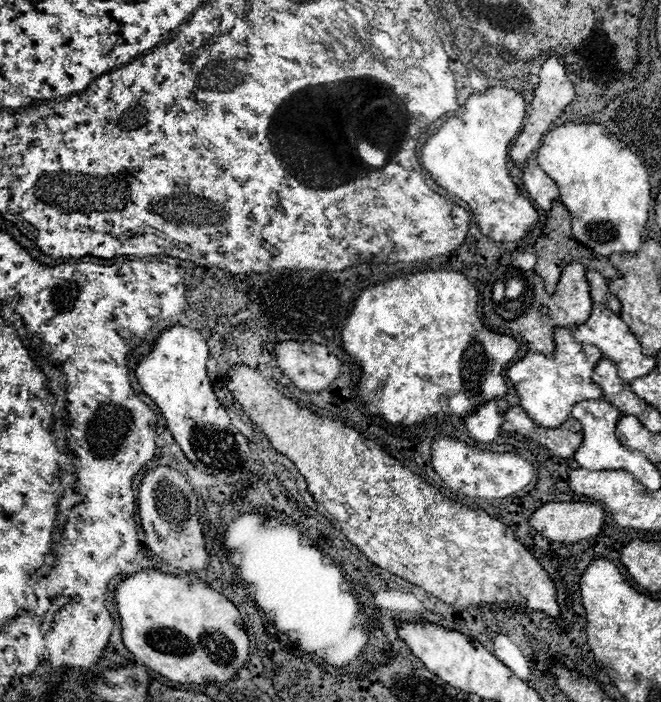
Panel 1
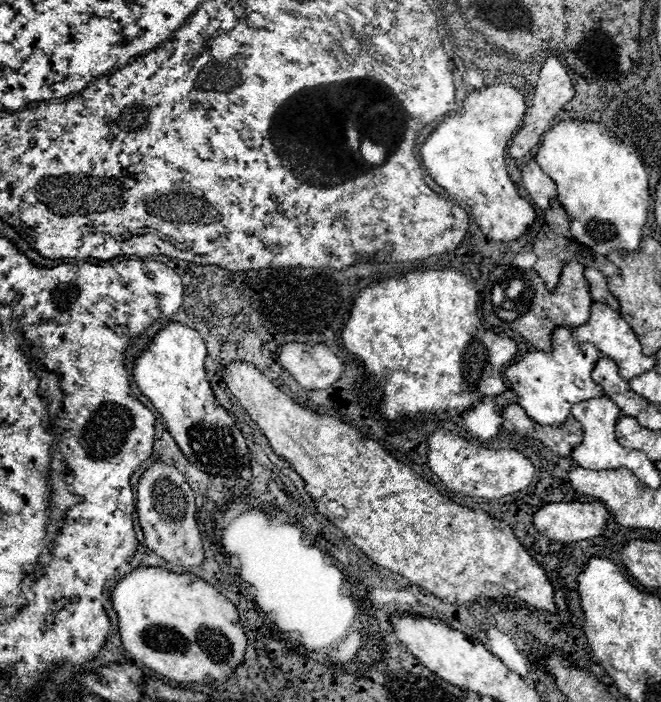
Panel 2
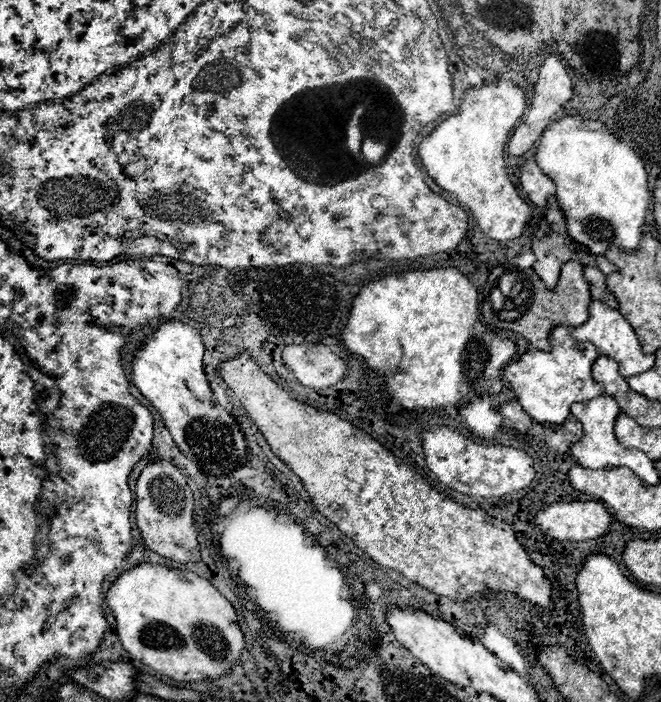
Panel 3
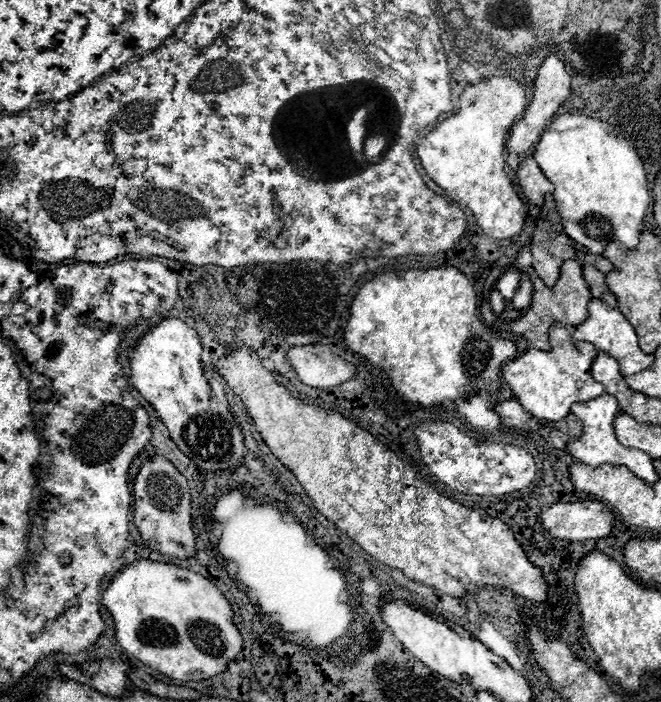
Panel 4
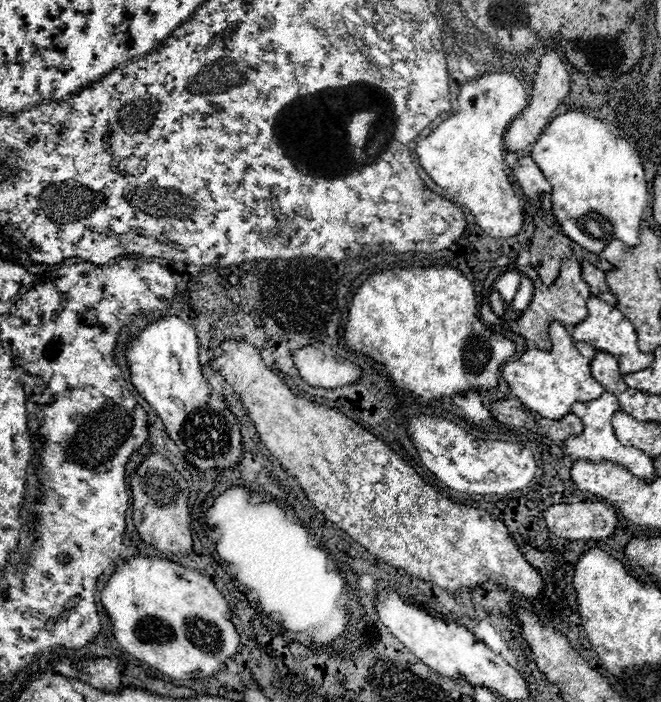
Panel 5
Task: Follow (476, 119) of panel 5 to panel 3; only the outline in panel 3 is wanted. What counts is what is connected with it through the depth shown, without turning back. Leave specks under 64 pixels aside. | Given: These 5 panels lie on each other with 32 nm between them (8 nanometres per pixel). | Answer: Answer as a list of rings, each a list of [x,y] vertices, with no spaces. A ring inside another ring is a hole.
[[[492,80],[482,86],[472,86],[460,100],[458,114],[446,118],[420,144],[418,156],[428,176],[444,188],[452,200],[466,204],[476,218],[476,224],[492,240],[518,238],[530,220],[530,206],[520,198],[510,182],[504,150],[516,124],[526,110],[524,90],[510,80]]]

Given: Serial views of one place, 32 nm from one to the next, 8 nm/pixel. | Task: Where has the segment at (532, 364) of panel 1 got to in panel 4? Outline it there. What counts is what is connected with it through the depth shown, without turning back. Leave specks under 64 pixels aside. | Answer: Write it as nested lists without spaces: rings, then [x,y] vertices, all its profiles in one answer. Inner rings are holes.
[[[560,324],[550,326],[550,340],[552,340],[550,352],[530,348],[518,360],[508,362],[502,368],[502,378],[510,384],[514,396],[518,398],[526,412],[530,412],[538,420],[560,422],[564,416],[570,414],[570,406],[574,402],[594,400],[604,394],[604,388],[590,376],[592,360],[598,354],[598,350],[592,348],[592,344],[584,344],[584,354],[580,354],[578,348],[574,346],[570,332]]]

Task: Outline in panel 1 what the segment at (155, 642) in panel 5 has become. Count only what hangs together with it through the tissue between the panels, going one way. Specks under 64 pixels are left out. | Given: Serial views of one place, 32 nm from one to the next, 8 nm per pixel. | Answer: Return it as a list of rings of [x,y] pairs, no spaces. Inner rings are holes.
[[[140,570],[122,580],[114,594],[122,620],[122,642],[146,668],[178,684],[228,682],[248,662],[248,636],[238,608],[194,576]]]

